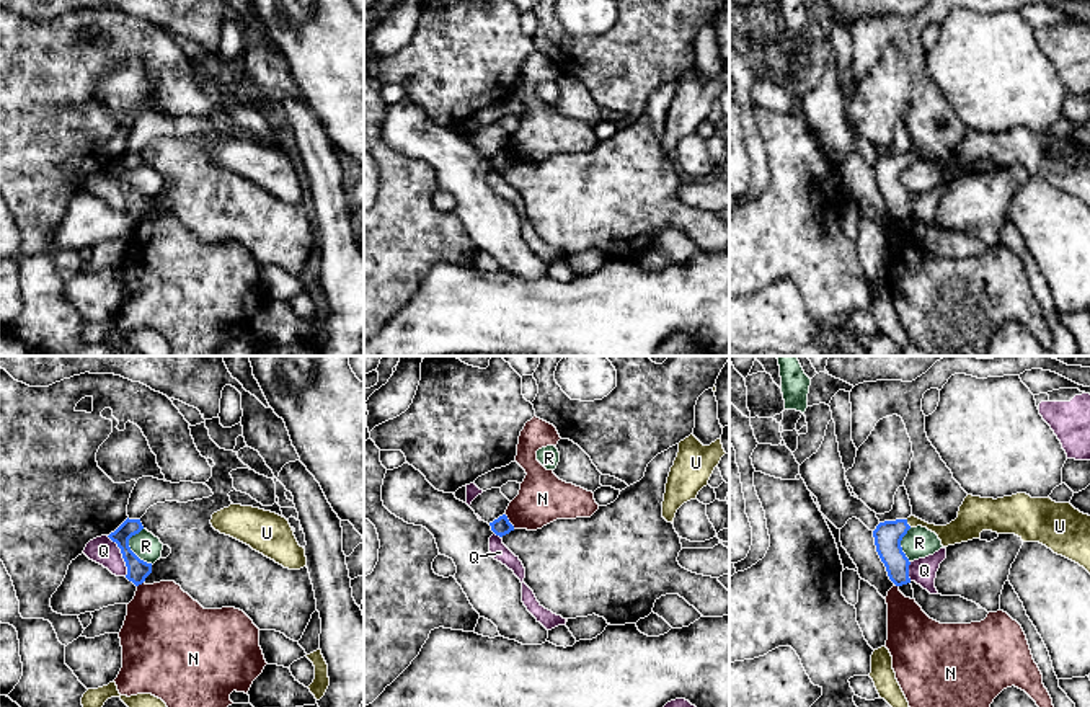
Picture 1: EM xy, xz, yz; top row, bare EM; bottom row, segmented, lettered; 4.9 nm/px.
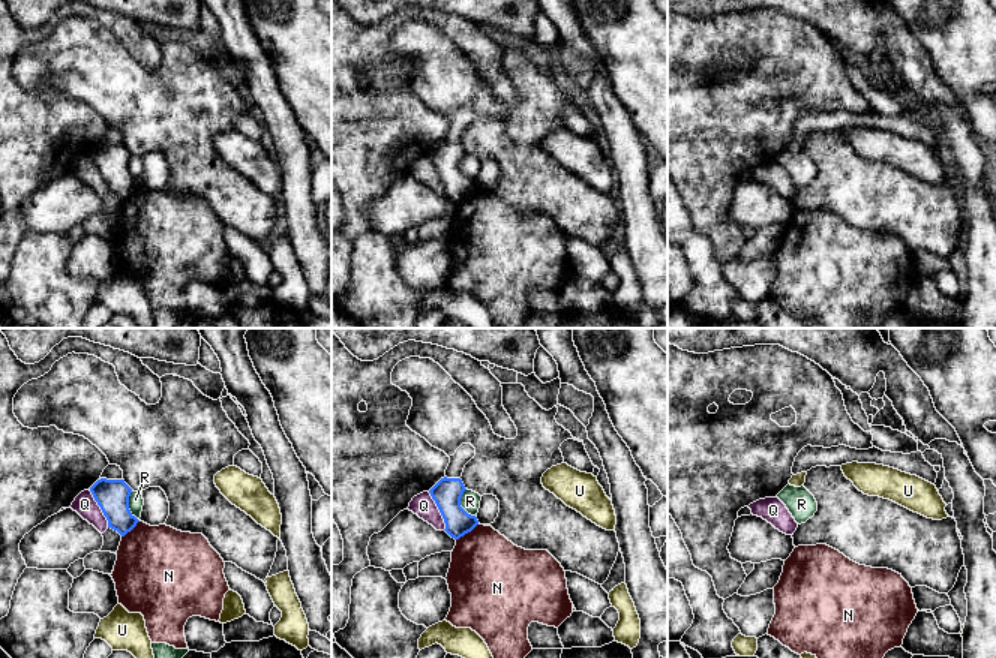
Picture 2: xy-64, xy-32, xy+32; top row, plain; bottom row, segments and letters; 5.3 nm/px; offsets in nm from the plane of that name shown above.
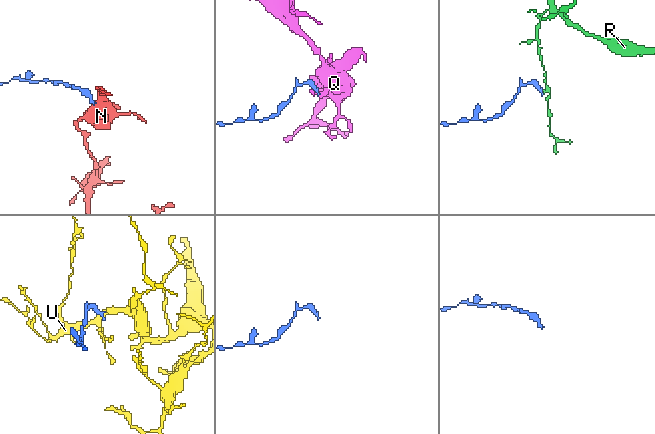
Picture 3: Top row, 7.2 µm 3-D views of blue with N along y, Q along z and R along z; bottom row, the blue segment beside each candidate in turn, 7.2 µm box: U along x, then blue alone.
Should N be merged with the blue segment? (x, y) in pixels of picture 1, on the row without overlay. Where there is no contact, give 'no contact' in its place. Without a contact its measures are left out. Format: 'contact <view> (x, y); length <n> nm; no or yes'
contact xz (508, 155); length 90 nm; no

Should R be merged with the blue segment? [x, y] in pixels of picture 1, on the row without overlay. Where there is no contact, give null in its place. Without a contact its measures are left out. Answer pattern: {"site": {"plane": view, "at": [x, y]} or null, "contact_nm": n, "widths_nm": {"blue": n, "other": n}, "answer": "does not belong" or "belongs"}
{"site": {"plane": "xy", "at": [129, 183]}, "contact_nm": 190, "widths_nm": {"blue": 110, "other": 140}, "answer": "does not belong"}

